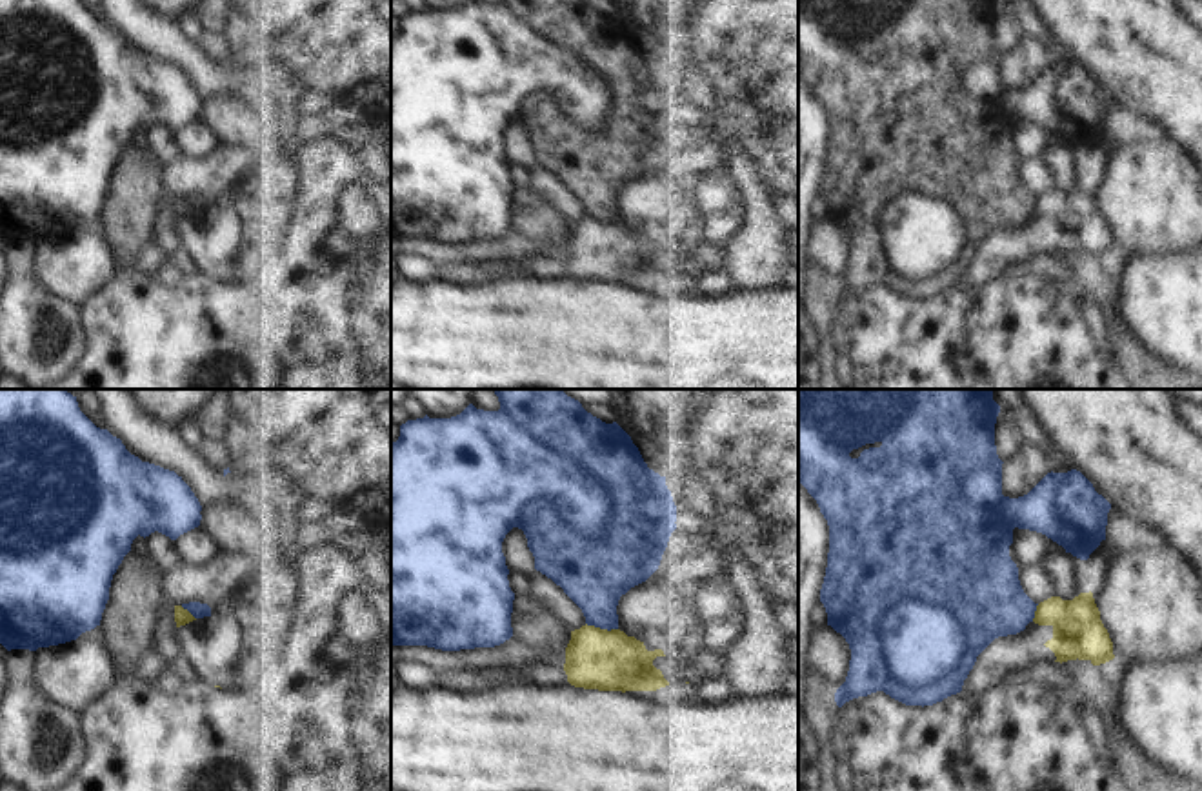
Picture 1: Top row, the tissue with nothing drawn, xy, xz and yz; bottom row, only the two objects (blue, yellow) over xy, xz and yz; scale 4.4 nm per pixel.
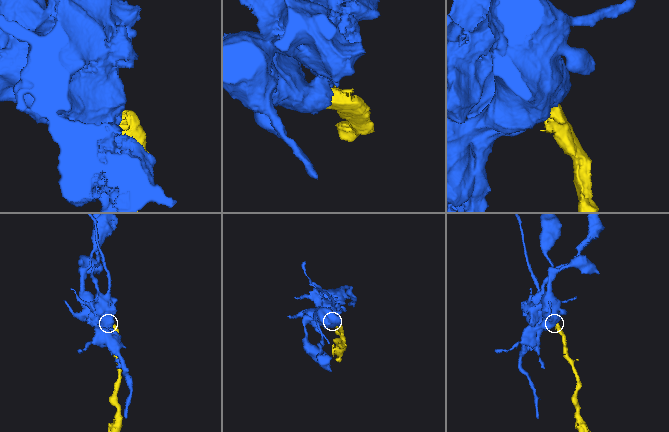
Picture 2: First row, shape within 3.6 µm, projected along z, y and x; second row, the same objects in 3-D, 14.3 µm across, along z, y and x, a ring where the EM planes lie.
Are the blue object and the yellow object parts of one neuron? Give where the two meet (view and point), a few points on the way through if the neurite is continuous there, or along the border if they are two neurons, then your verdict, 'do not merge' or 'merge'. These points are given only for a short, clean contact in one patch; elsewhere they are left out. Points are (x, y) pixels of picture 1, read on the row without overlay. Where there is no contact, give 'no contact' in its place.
xz (602, 220) | along xz (586, 215), (597, 220), (617, 222) | do not merge

